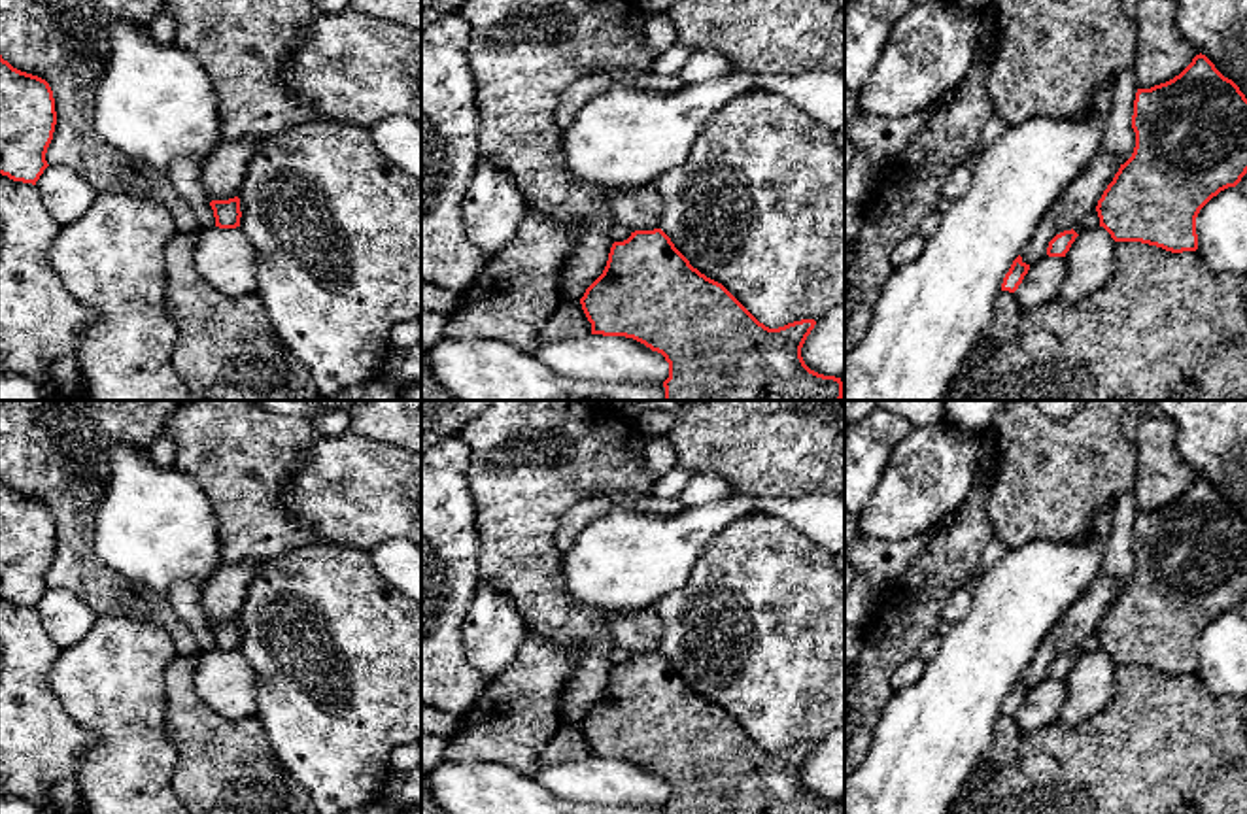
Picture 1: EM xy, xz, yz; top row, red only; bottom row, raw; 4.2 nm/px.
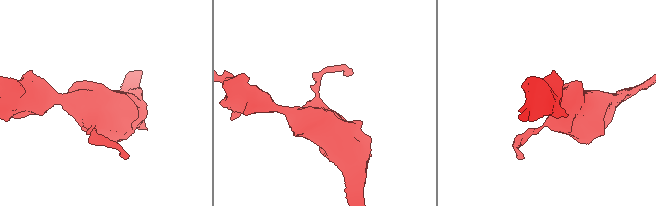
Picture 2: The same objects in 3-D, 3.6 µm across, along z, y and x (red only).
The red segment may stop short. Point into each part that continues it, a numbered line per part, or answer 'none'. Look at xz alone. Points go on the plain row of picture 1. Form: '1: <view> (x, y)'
1: xz (639, 631)

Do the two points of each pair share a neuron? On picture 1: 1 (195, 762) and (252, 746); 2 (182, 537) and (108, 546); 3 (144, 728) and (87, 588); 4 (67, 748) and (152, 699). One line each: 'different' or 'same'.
1: same
2: same
3: different
4: different

